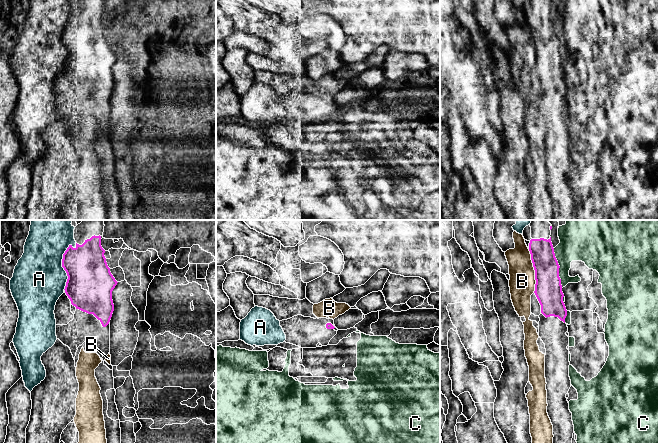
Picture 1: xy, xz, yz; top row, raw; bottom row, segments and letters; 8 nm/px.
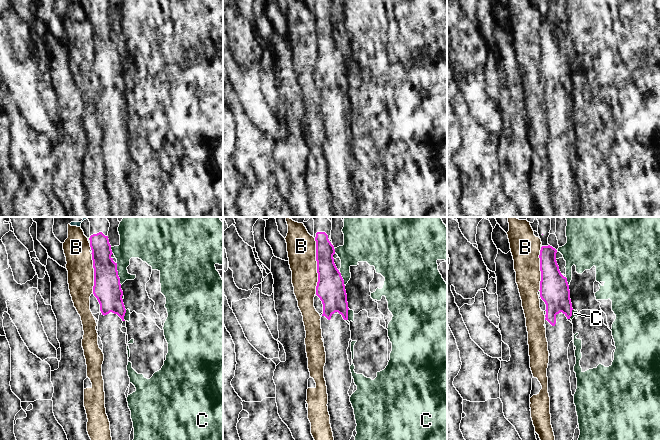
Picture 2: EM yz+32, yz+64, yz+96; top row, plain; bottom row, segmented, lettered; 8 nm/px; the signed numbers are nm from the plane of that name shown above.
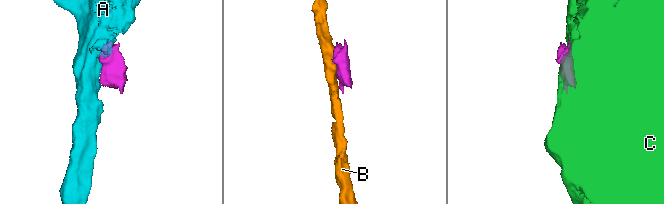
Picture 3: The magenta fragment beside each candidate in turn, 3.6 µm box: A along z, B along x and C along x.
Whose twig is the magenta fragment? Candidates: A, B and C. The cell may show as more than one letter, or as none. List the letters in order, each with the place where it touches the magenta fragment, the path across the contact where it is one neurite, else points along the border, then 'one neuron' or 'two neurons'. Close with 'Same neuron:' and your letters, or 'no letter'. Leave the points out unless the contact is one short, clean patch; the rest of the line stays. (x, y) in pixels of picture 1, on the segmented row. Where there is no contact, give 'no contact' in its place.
A: contact xy (62, 263); two neurons
B: contact yz (535, 271); two neurons
C: contact yz (559, 267); two neurons
Same neuron: no letter

